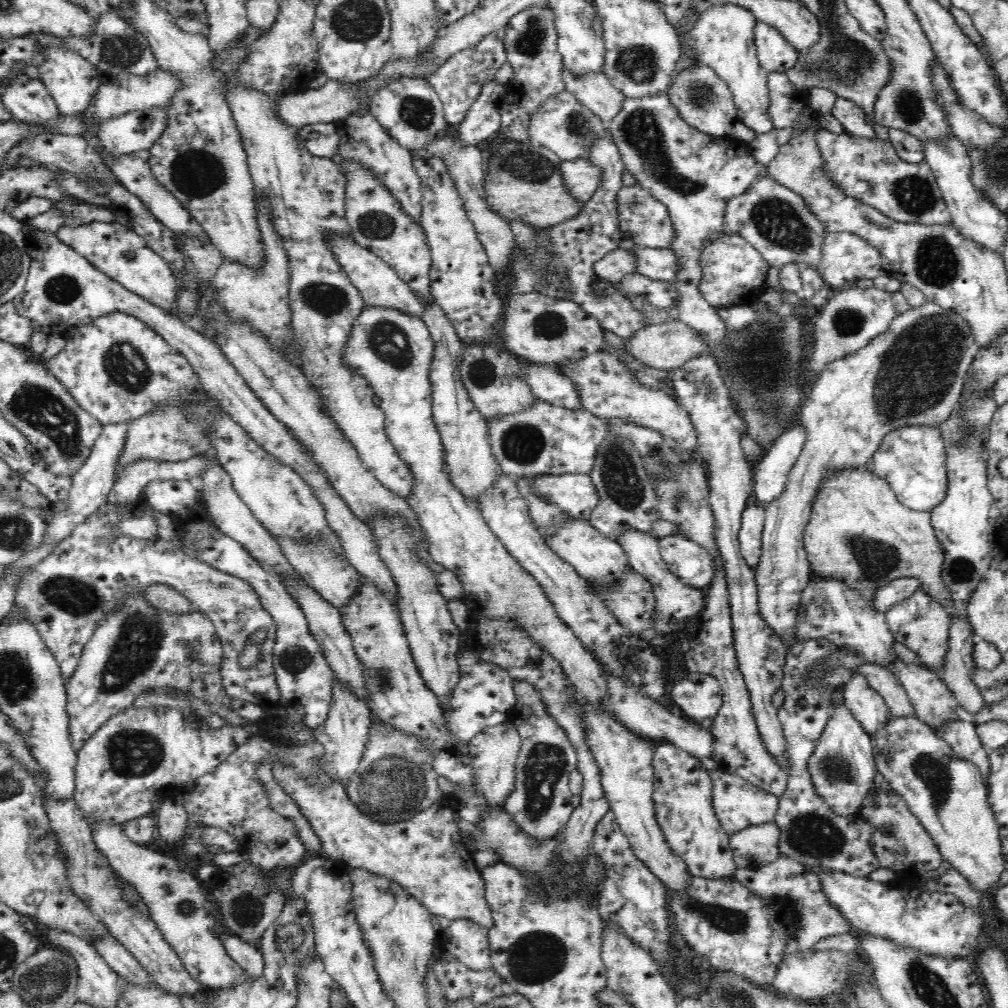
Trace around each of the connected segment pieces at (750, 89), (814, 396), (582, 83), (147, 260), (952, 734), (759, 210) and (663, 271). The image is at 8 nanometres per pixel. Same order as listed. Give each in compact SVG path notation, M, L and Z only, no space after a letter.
M734 4L706 6L693 27L683 38L683 48L691 50L691 57L700 64L714 69L718 76L730 87L738 118L756 134L766 134L774 129L768 114L770 106L767 76L757 58L754 27L757 18L746 8Z
M927 300L922 306L911 307L894 318L889 329L870 340L866 348L826 364L817 381L809 388L797 415L797 420L806 429L806 442L790 470L786 489L776 500L764 506L761 556L755 568L759 612L772 631L780 635L786 647L796 644L794 633L799 600L802 590L811 579L812 569L806 554L803 532L822 480L826 480L834 471L847 468L863 471L869 468L870 460L882 439L895 428L912 425L936 427L943 423L960 401L971 362L978 350L980 348L975 342L972 327L962 315Z
M563 66L562 79L566 91L574 93L578 101L600 117L608 129L611 121L622 110L625 98L608 77L603 72L588 72L582 78L574 78Z
M92 222L82 226L62 226L56 230L56 238L81 254L88 263L118 282L130 292L149 300L168 312L175 309L178 281L174 272L158 253L146 244L142 236L118 222Z
M961 718L940 726L937 735L950 744L953 756L958 756L966 761L970 760L970 763L978 766L982 779L986 783L987 792L989 789L987 788L987 776L990 774L989 754L978 737L976 724Z
M770 173L758 176L740 196L728 200L725 227L756 248L770 267L782 269L786 264L806 263L816 269L822 260L826 234L822 222L812 214L802 195L778 183Z
M622 244L627 246L627 250L633 250L638 265L636 272L650 278L651 280L662 280L674 283L679 274L681 263L678 260L678 255L674 255L671 248L642 248L636 244Z

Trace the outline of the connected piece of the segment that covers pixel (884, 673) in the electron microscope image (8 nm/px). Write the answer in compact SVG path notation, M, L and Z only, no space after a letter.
M862 664L856 668L856 671L862 673L862 676L866 677L868 685L884 698L884 703L888 704L888 709L890 709L891 717L917 716L900 681L882 664Z

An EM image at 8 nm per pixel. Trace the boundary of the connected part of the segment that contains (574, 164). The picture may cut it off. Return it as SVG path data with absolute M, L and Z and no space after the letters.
M580 158L563 161L560 164L560 169L562 169L566 191L575 200L580 200L583 204L588 203L602 182L600 167L596 167L594 162L588 158Z

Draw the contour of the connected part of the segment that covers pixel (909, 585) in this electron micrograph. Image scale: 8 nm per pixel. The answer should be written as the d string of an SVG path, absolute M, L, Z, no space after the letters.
M902 577L878 587L872 598L874 608L878 612L888 612L894 604L906 600L914 592L922 589L922 581L918 578Z

